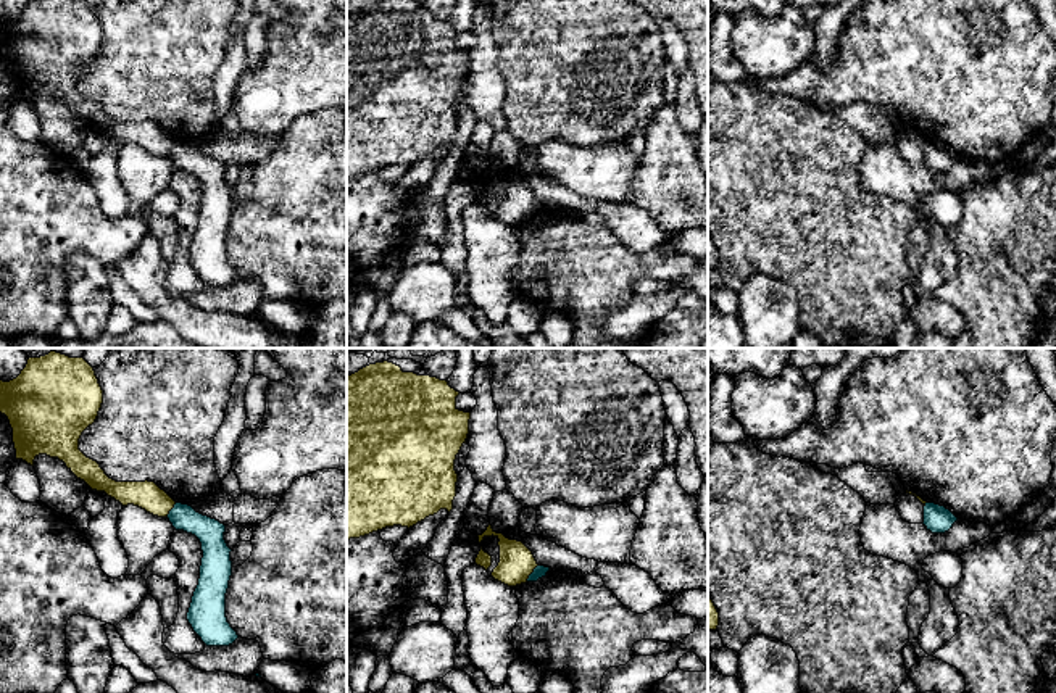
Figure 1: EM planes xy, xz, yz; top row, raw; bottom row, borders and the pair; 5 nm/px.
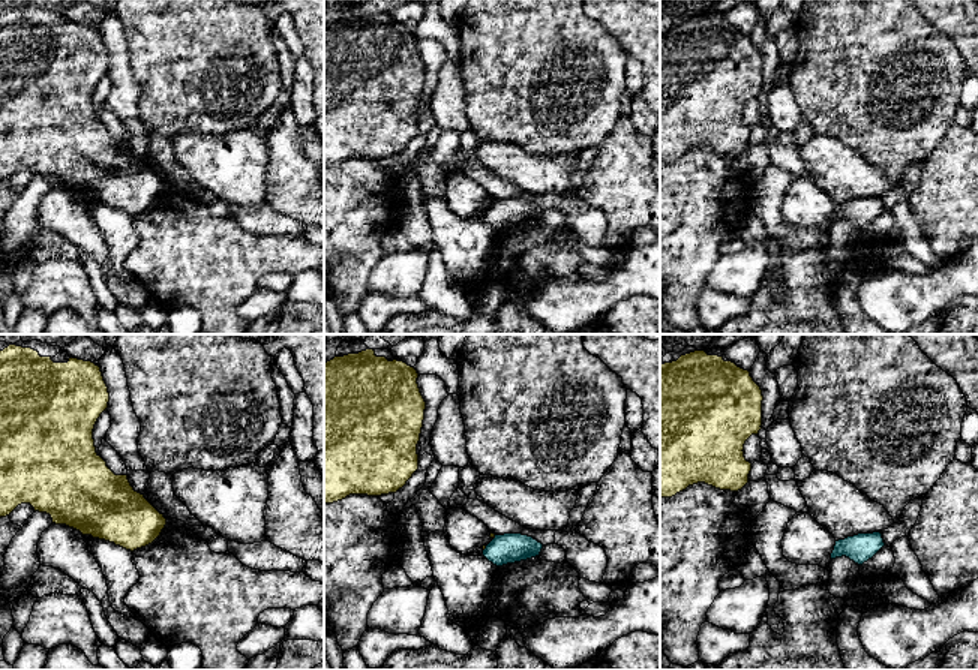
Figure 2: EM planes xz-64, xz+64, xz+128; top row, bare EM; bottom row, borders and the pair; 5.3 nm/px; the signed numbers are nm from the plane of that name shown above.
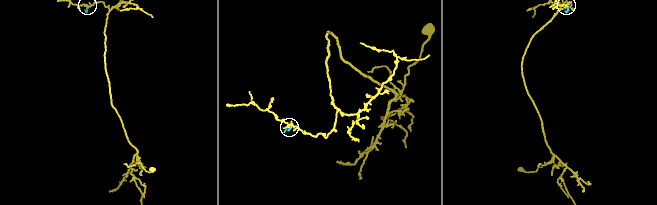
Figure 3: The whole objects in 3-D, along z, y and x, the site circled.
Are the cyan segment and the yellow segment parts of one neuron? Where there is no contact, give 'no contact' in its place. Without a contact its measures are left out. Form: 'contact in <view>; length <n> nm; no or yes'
contact in xz; length 110 nm; no

